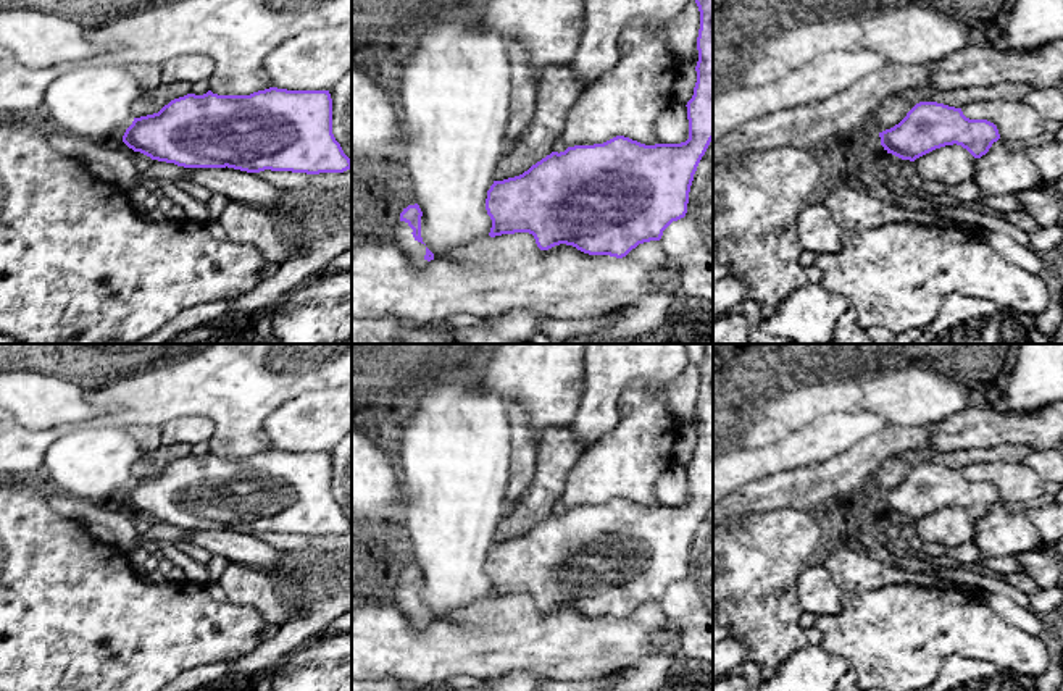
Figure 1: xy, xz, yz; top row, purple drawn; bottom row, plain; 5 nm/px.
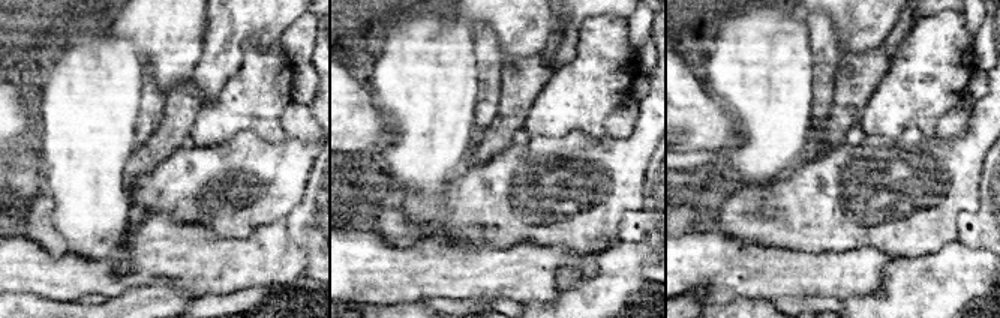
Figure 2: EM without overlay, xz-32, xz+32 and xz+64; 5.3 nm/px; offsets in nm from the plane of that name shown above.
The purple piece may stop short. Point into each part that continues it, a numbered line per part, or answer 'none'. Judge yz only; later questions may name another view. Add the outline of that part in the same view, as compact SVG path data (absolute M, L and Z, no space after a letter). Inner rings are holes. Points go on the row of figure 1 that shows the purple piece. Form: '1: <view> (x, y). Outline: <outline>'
none

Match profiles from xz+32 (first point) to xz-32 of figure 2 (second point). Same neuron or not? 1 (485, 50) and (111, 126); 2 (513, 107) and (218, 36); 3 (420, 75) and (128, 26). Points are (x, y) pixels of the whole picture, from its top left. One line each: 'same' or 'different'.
1: different
2: different
3: different

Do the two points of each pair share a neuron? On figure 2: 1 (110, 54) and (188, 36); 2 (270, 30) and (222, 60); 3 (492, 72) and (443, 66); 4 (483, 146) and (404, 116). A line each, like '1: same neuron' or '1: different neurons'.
1: different neurons
2: same neuron
3: different neurons
4: different neurons

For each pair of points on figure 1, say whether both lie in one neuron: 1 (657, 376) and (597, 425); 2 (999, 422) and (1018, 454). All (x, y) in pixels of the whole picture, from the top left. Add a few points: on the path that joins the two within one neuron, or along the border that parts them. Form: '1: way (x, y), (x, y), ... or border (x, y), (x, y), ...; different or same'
1: way (637, 375), (626, 375), (599, 406); same
2: border (976, 448), (1029, 446), (1033, 449); different

